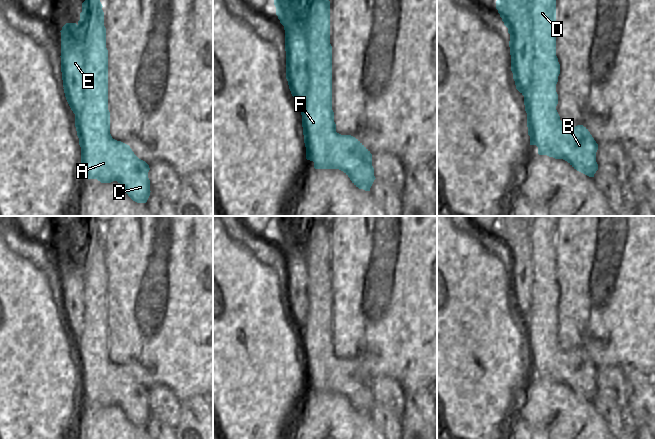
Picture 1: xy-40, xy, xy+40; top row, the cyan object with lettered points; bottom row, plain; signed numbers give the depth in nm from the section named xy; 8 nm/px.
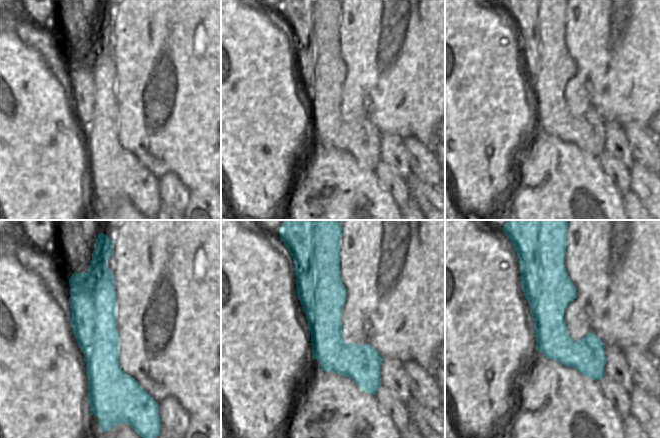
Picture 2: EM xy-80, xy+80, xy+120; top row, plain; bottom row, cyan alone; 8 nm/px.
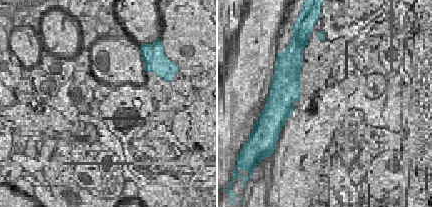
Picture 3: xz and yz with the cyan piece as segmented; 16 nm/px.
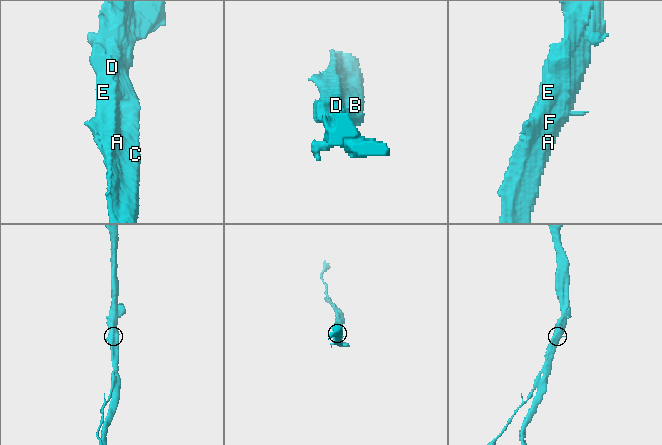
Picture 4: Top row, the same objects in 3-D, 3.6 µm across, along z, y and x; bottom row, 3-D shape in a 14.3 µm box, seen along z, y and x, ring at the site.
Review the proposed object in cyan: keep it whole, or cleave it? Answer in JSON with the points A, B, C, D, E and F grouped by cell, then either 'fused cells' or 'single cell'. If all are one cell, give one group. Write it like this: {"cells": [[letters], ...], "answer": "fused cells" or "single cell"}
{"cells": [["A", "B", "C", "D", "F"], ["E"]], "answer": "fused cells"}

